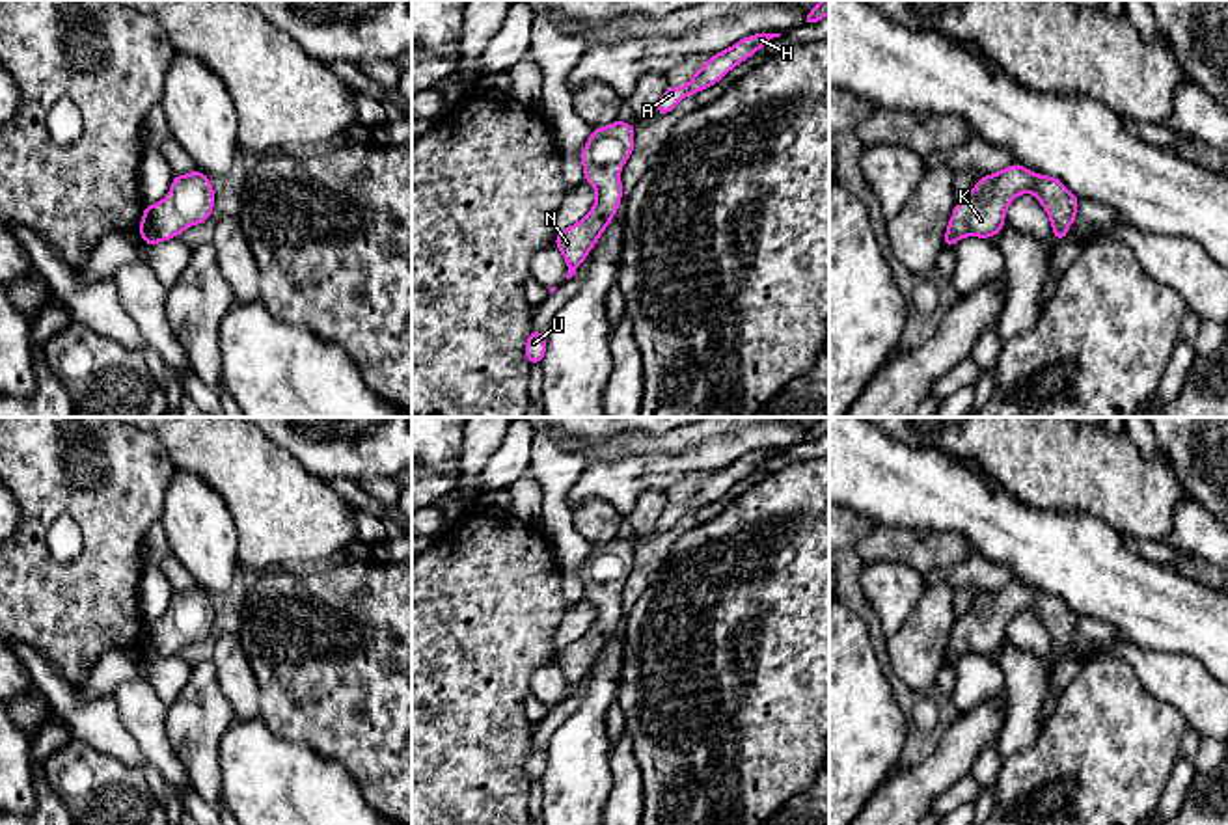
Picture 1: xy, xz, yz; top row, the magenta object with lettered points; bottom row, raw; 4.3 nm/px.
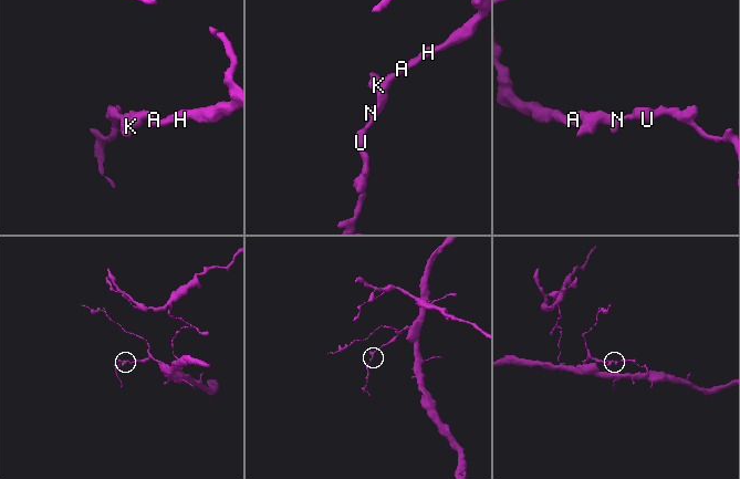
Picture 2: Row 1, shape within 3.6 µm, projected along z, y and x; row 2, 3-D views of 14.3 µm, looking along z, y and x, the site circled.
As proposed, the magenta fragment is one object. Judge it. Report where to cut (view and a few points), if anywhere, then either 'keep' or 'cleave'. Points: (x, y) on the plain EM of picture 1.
cut none; keep

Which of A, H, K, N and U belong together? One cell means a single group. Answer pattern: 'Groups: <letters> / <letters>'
Groups: A H K N U

